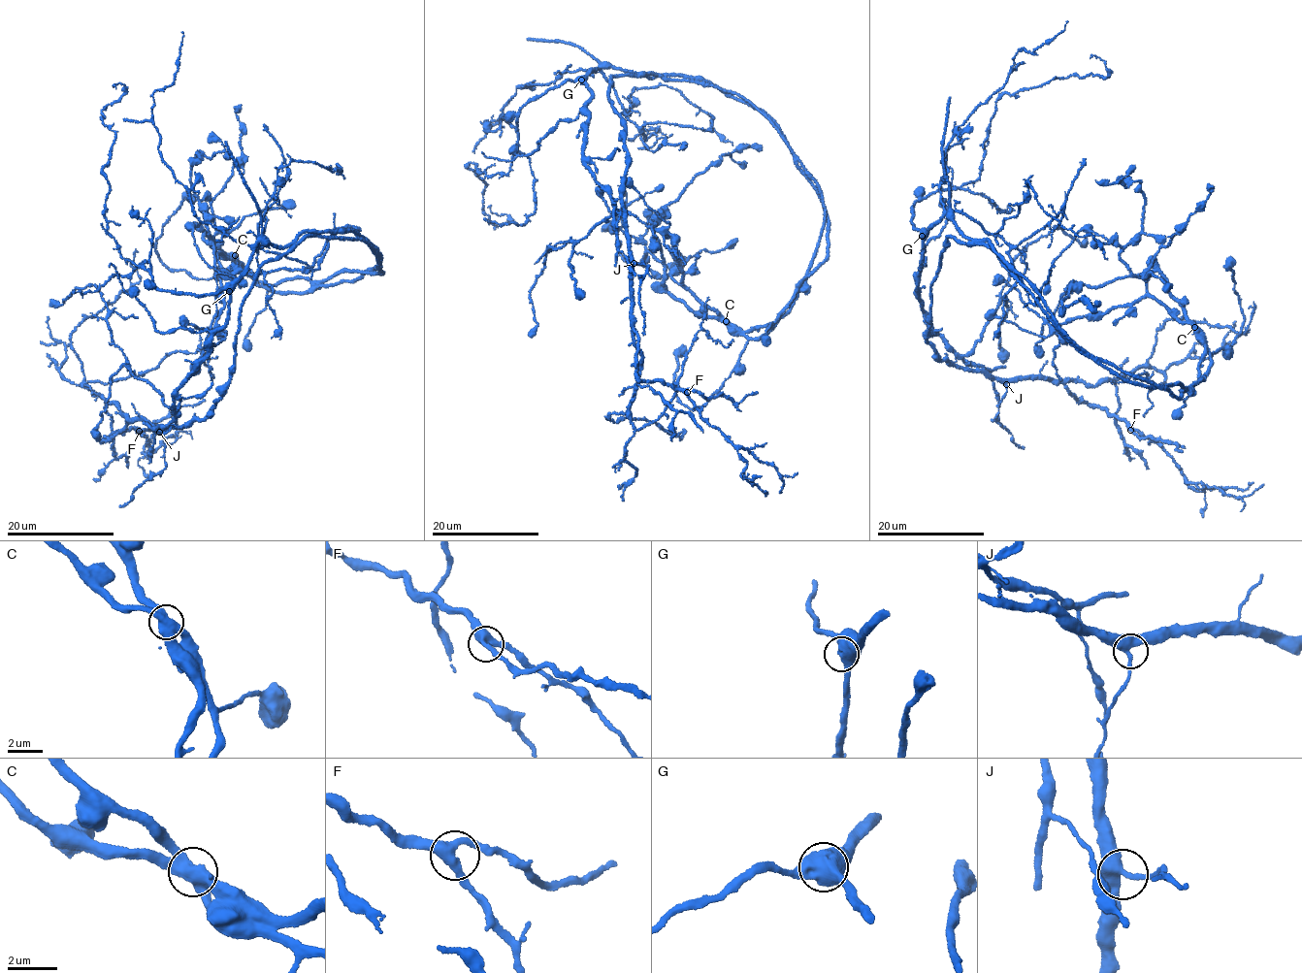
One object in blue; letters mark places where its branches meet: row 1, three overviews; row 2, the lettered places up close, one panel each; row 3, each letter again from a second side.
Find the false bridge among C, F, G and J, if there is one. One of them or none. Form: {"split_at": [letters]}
{"split_at": ["C"]}

